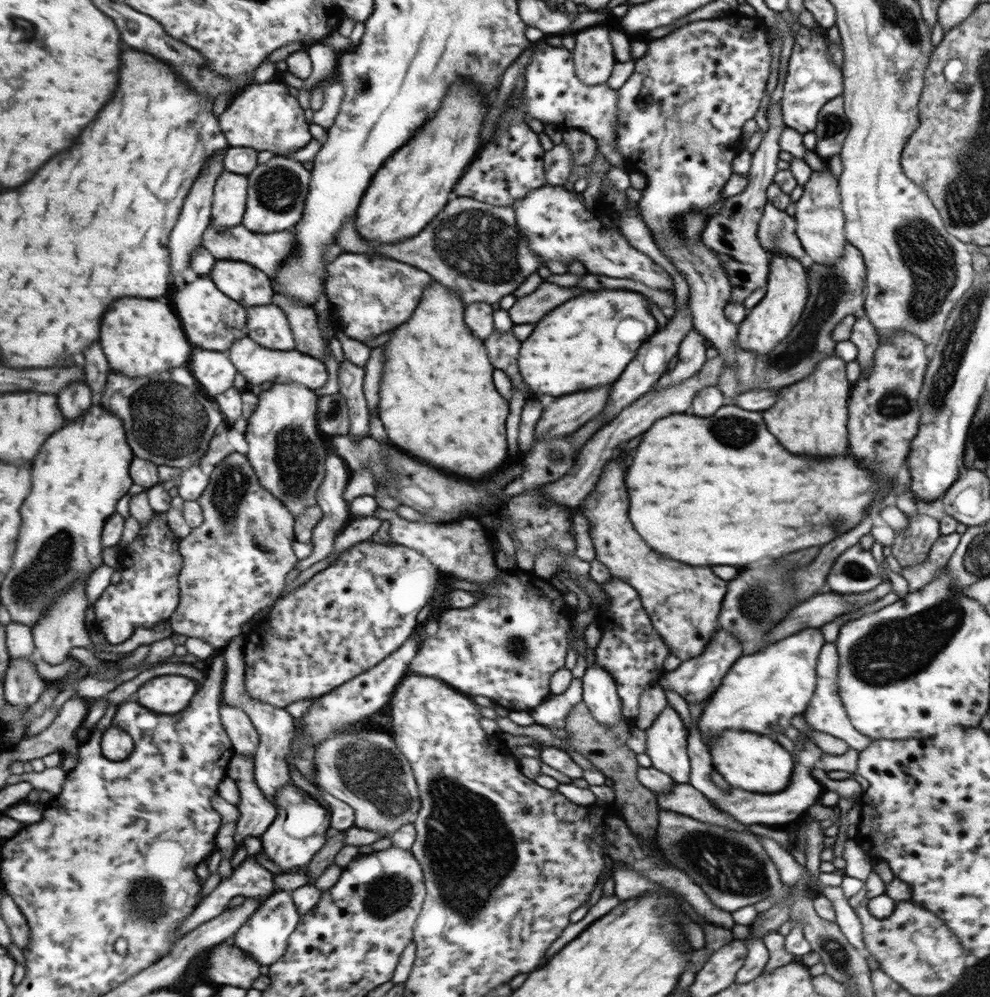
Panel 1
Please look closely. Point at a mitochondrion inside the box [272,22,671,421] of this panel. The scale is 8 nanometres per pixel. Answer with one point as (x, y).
(477, 242)

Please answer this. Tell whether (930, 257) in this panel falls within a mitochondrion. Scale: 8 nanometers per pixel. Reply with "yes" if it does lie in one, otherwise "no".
yes

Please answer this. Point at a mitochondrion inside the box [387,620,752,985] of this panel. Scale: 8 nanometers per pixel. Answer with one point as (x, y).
(462, 843)

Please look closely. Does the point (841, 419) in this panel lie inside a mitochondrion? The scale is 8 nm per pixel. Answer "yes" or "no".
no

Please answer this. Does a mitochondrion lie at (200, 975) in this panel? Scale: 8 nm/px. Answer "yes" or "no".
no

